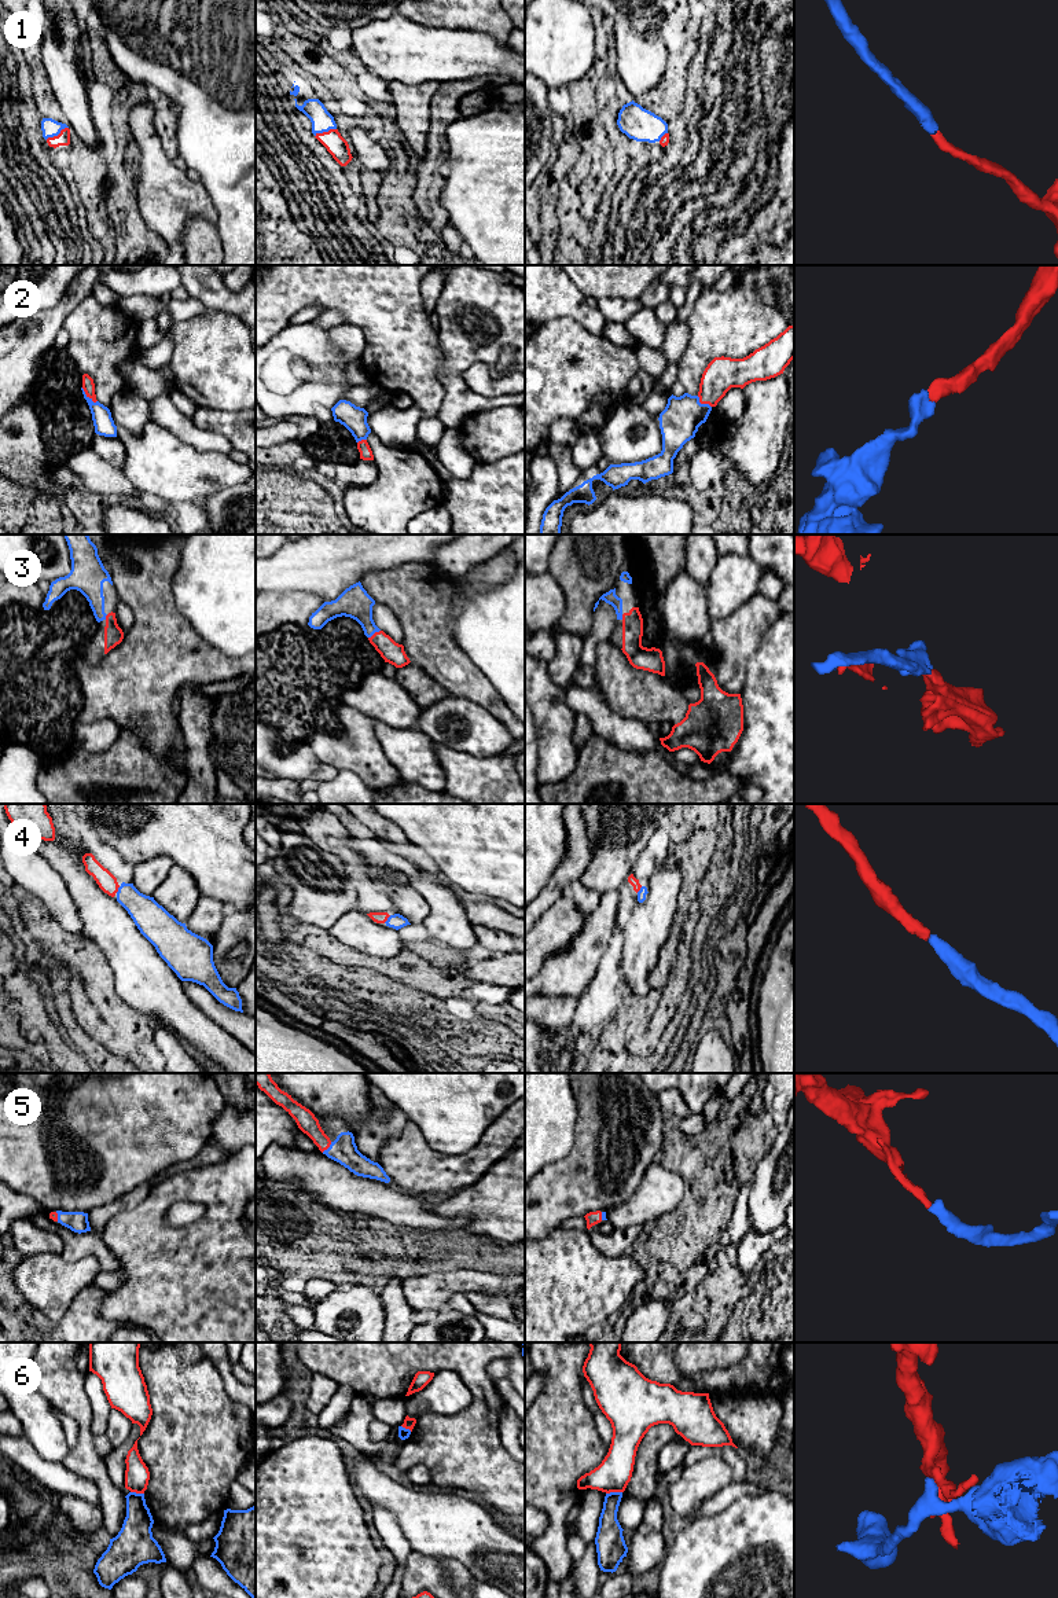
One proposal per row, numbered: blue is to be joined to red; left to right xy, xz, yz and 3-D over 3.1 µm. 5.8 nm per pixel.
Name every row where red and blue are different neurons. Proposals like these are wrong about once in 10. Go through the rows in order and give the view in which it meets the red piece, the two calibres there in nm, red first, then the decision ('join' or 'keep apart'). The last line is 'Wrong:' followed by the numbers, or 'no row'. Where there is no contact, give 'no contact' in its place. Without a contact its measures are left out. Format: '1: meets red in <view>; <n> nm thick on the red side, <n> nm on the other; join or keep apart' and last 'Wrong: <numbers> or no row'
1: meets red in xy; 80 nm thick on the red side, 100 nm on the other; join
2: meets red in xy; 70 nm thick on the red side, 120 nm on the other; join
3: meets red in xz; 130 nm thick on the red side, 180 nm on the other; join
4: meets red in xz; 60 nm thick on the red side, 90 nm on the other; join
5: meets red in xz; 120 nm thick on the red side, 160 nm on the other; join
6: meets red in yz; 200 nm thick on the red side, 150 nm on the other; keep apart
Wrong: 6

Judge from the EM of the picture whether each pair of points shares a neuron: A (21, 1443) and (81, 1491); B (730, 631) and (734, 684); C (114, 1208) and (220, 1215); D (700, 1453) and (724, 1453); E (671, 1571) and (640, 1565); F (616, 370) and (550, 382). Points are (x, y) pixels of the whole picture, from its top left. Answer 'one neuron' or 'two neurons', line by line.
A: one neuron
B: one neuron
C: two neurons
D: one neuron
E: two neurons
F: one neuron

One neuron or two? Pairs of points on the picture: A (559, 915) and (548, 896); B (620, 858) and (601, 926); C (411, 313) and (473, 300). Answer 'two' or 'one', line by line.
A: two
B: two
C: two

